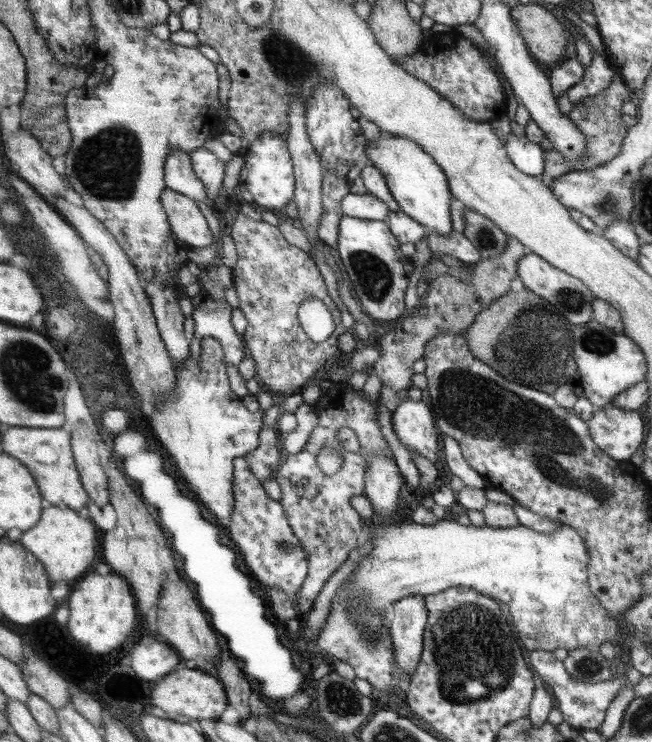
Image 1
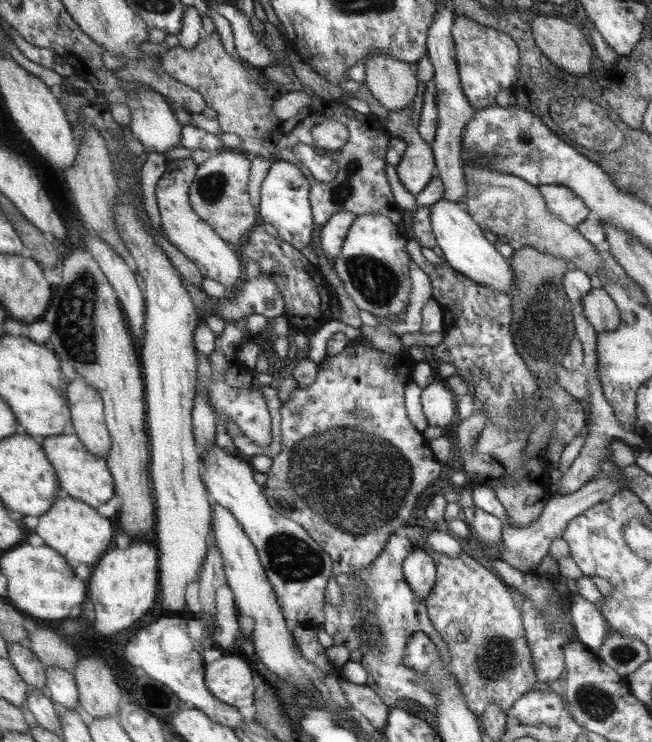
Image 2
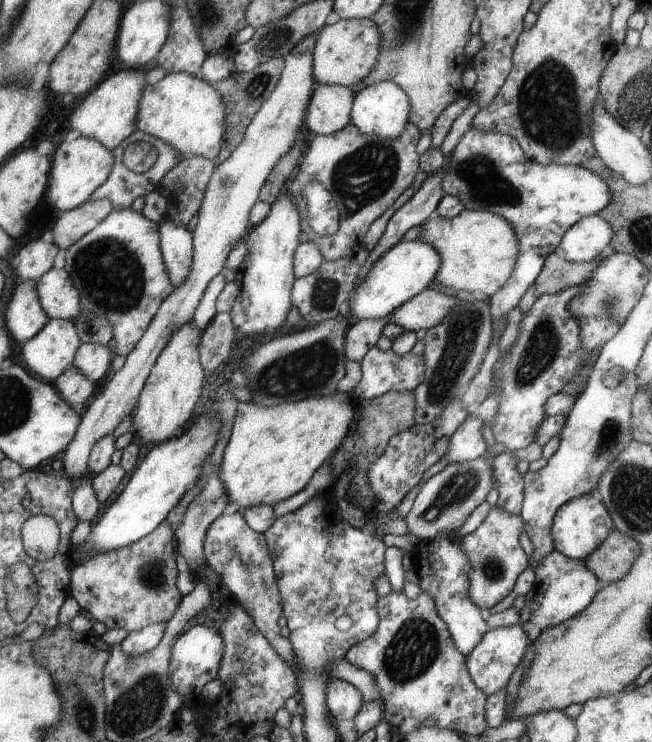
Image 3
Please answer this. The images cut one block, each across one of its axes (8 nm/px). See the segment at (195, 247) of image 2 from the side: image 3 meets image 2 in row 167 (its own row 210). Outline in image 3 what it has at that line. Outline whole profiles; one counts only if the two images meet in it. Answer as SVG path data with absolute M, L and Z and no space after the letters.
M196 157L182 159L162 178L158 192L167 201L163 219L188 226L199 212L216 164Z

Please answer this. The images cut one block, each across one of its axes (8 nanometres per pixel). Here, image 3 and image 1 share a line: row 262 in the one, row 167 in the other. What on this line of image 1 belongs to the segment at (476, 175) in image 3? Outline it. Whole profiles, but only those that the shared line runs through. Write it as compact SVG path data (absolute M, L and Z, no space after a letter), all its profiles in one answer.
M510 134L510 138L504 141L507 156L513 161L516 169L529 176L540 177L546 171L545 151L543 146L532 142L526 136L517 138Z

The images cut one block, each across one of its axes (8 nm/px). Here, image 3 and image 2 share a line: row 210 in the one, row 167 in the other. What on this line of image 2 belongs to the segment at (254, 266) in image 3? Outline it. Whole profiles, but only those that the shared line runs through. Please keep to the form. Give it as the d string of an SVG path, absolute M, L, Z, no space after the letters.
M279 159L271 165L260 190L258 208L260 208L261 220L272 224L281 240L287 241L288 244L302 251L310 242L312 232L314 232L314 222L312 222L314 216L311 202L308 202L308 190L311 190L311 184L308 184L308 174L302 174L302 170L296 167L294 162L287 160Z

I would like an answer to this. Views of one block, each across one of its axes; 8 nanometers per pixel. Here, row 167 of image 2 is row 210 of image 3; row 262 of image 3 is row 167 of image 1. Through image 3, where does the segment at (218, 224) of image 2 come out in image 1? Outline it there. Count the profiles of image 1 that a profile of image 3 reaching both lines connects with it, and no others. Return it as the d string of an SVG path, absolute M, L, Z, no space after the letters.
M200 148L191 153L191 163L194 165L195 176L207 188L209 199L218 199L224 190L224 162L220 162L212 152Z

